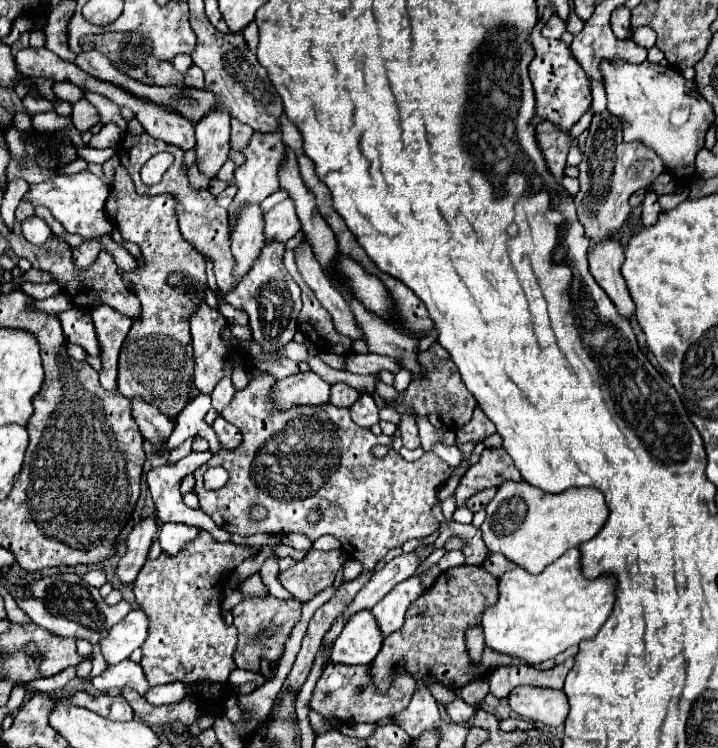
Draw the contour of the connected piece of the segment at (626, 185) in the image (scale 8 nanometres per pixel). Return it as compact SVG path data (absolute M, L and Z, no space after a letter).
M610 111L596 113L592 117L584 159L580 163L580 193L574 197L578 219L586 229L586 235L592 241L606 239L618 231L628 219L632 207L628 205L628 197L638 189L648 187L658 173L664 171L662 159L640 141L624 143L622 139L622 121L616 119Z

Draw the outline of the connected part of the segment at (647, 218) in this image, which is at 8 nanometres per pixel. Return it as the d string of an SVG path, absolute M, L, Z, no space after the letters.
M648 191L642 203L642 225L650 227L656 223L658 215L660 215L660 205L658 205L658 195L654 191Z

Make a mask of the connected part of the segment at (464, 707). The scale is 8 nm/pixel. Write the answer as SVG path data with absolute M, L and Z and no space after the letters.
M456 697L452 703L446 705L446 713L454 723L466 723L474 715L474 707L464 703L460 697Z

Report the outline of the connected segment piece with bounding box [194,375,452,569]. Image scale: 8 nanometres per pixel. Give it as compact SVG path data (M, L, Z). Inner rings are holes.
M256 375L256 377L254 377L254 379L250 381L250 383L248 383L248 387L246 387L246 389L242 389L242 391L238 391L238 393L236 393L236 397L232 399L232 403L230 403L228 407L224 407L224 411L222 411L220 415L222 415L222 417L224 417L226 421L234 423L234 425L236 425L236 427L238 427L238 429L242 431L242 435L244 435L244 441L242 441L242 445L240 445L238 449L234 449L234 451L218 451L218 453L216 453L216 455L214 455L214 457L212 457L212 459L210 459L210 461L206 463L206 467L200 467L200 469L196 469L196 471L194 471L194 479L196 479L196 485L194 485L194 493L198 495L198 501L200 501L200 509L202 509L202 511L204 511L206 515L210 515L210 519L212 519L212 521L214 521L214 523L216 523L218 527L226 529L228 533L238 533L238 535L242 535L242 537L250 537L250 535L256 535L256 533L272 533L272 535L304 533L304 535L306 535L306 537L308 537L310 541L316 541L316 539L318 539L318 537L322 537L322 535L334 535L334 537L336 537L338 541L342 541L342 549L344 549L344 551L348 553L348 557L350 557L350 559L356 559L356 561L360 561L360 563L362 563L364 567L368 567L368 569L374 569L374 565L376 565L376 563L378 563L378 561L380 561L380 559L382 559L382 557L384 557L384 555L386 555L386 553L388 553L390 549L402 547L402 545L404 545L406 541L410 541L410 539L420 539L420 537L426 537L426 535L432 535L432 533L436 533L436 531L438 531L438 527L440 527L440 525L438 525L436 517L432 515L432 509L434 509L434 507L438 505L438 501L440 501L440 499L438 499L438 487L440 487L440 485L442 485L442 483L444 483L444 481L446 481L448 477L450 477L450 473L452 473L452 467L450 467L450 465L446 465L446 463L444 463L444 461L442 461L442 459L440 459L438 455L434 455L432 451L430 451L430 453L424 453L424 455L422 455L422 457L420 457L418 461L412 461L412 463L410 463L410 461L406 461L406 459L402 459L402 457L400 457L400 453L398 453L398 451L394 451L394 449L390 447L390 445L392 445L392 439L390 439L390 437L386 437L386 435L382 435L382 437L376 437L376 435L374 435L374 433L372 433L370 429L358 427L356 423L352 423L352 419L350 419L350 411L348 411L348 409L338 409L338 407L334 407L334 405L330 405L330 403L328 403L328 405L320 405L320 407L294 407L294 409L290 409L290 411L272 411L274 407L272 407L272 399L270 399L270 393L268 393L268 391L272 391L272 385L274 385L274 383L276 383L276 379L274 379L272 375ZM374 445L386 445L386 447L390 447L390 449L388 449L388 453L386 453L386 455L384 455L382 459L378 459L378 457L374 457L374 453L372 453L372 447L374 447ZM214 465L220 465L220 467L224 467L224 469L228 471L230 479L228 479L228 483L226 483L226 485L224 485L222 489L216 489L216 491L208 491L208 489L204 487L202 475L204 475L204 471L206 471L208 467L214 467ZM256 503L260 503L260 505L264 505L264 507L268 509L268 519L264 519L264 521L260 521L260 523L252 523L252 521L248 521L248 517L246 517L246 511L248 511L248 507L252 507L252 505L256 505ZM314 507L320 507L320 509L322 509L322 519L320 519L320 521L318 521L316 525L310 525L310 523L306 523L306 515L308 515L308 511L310 511L310 509L314 509Z

